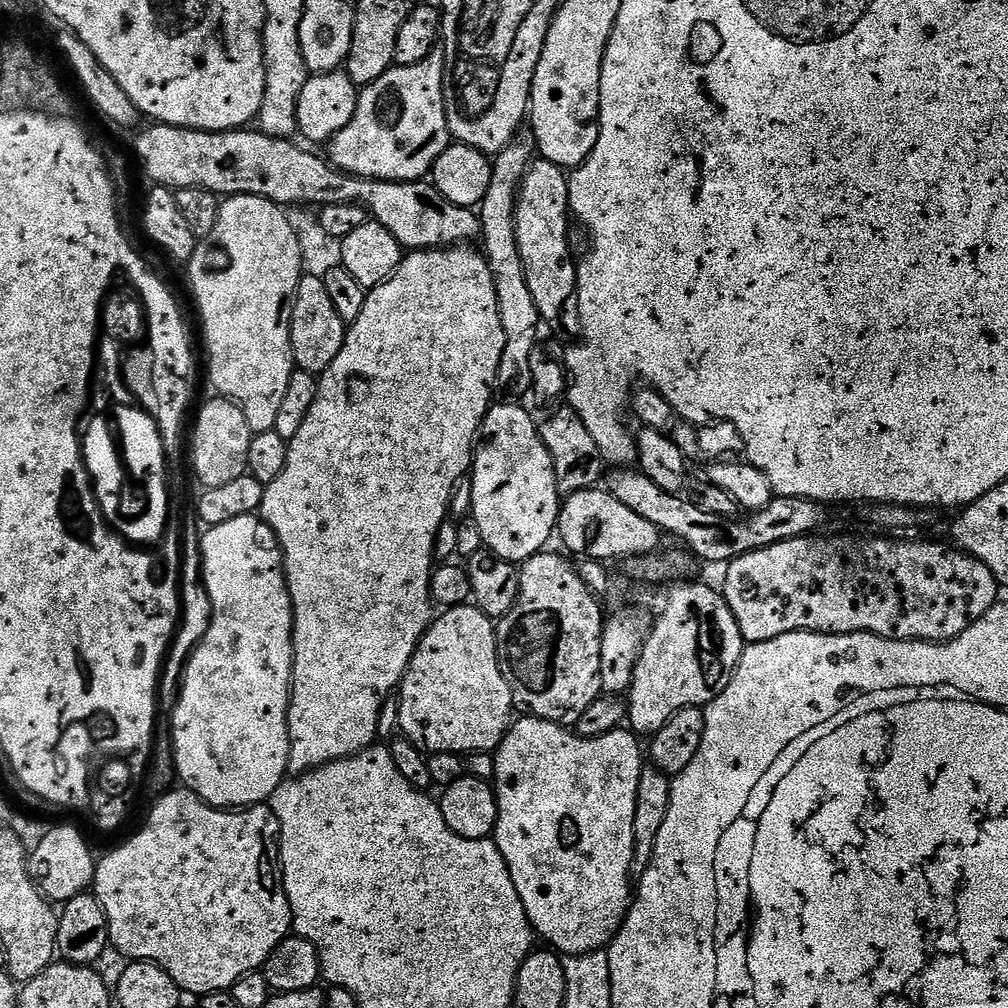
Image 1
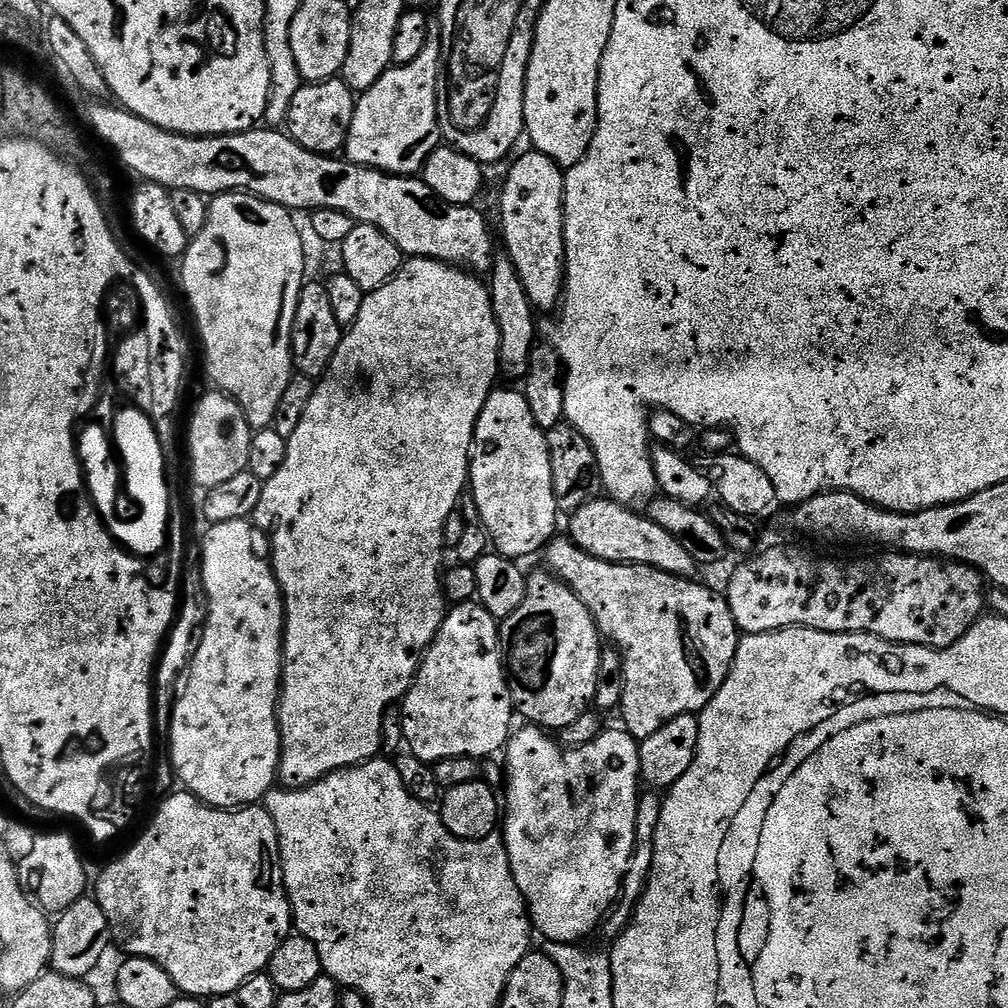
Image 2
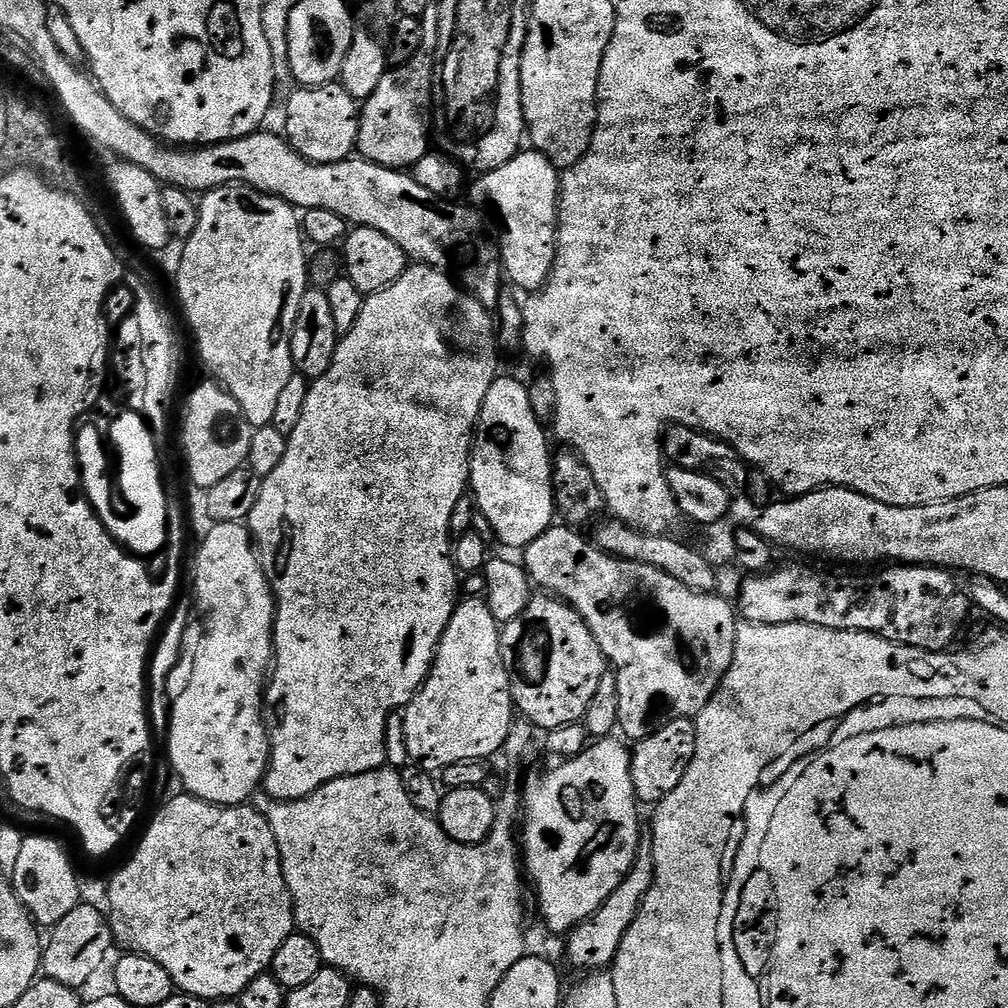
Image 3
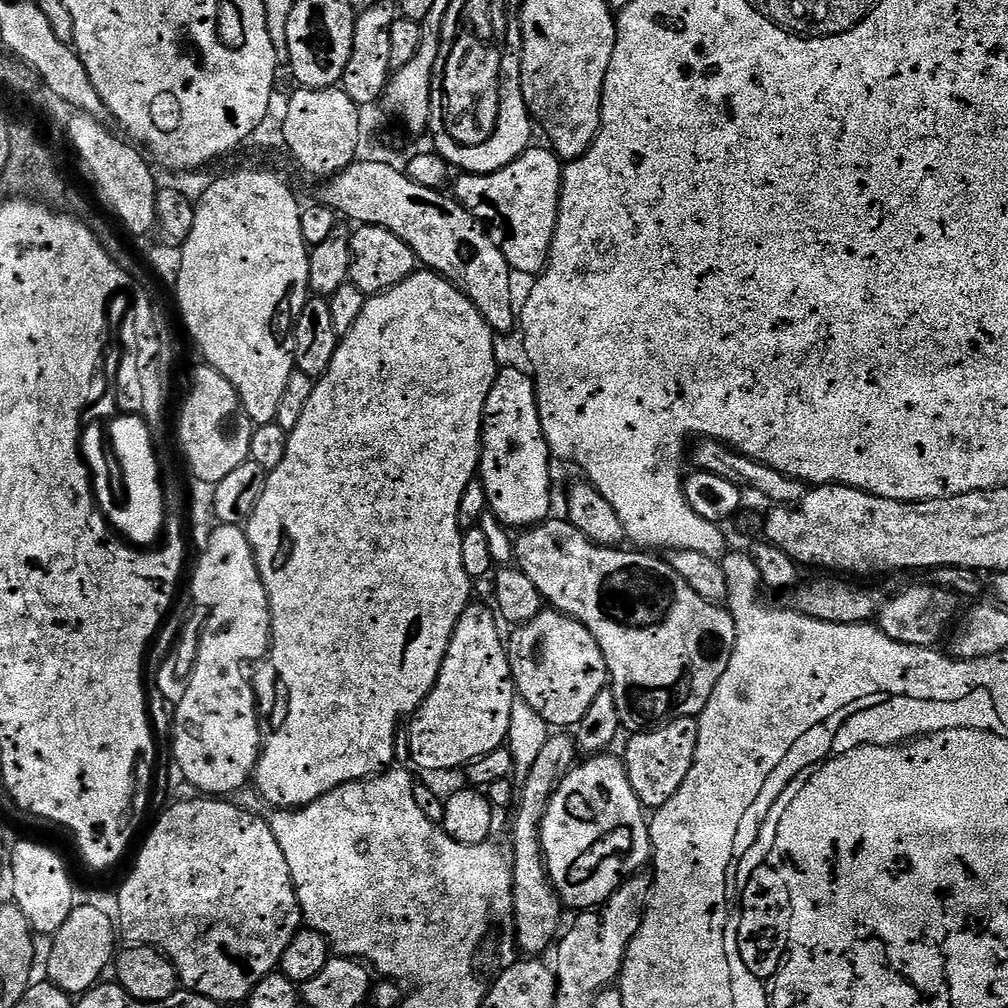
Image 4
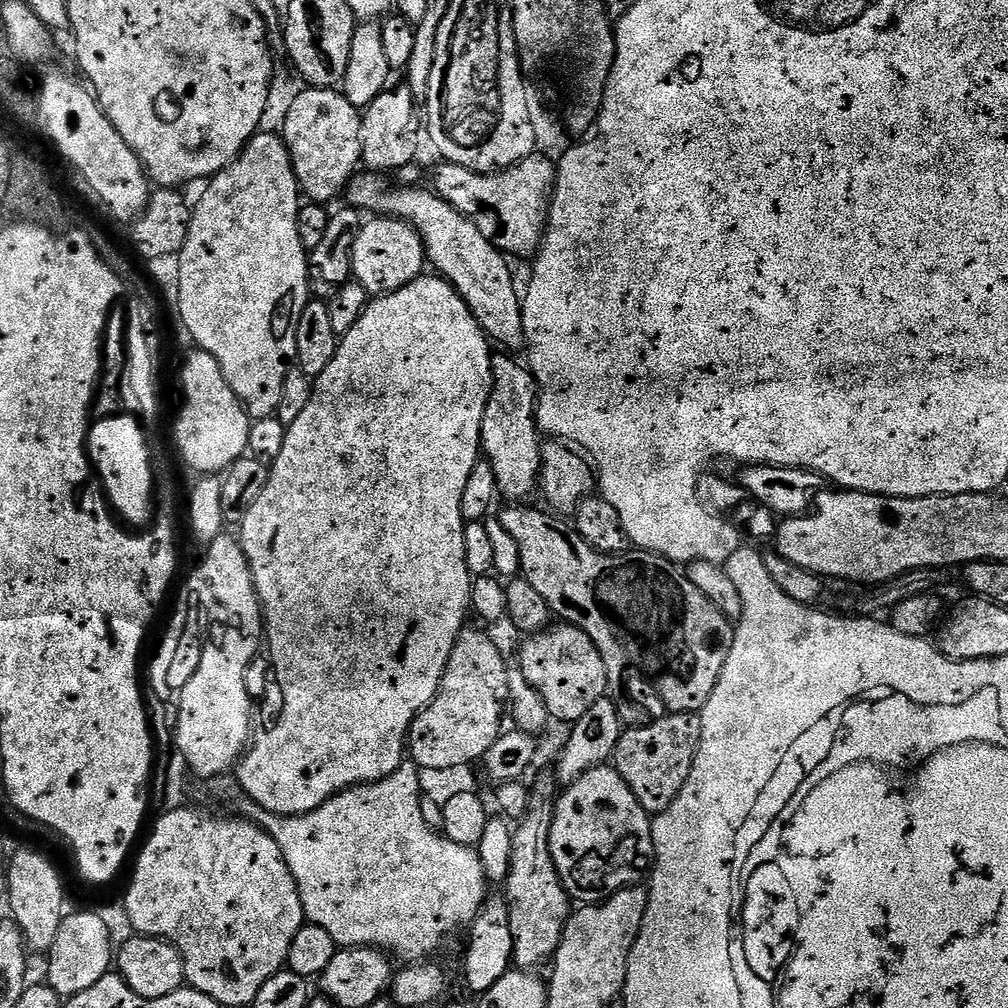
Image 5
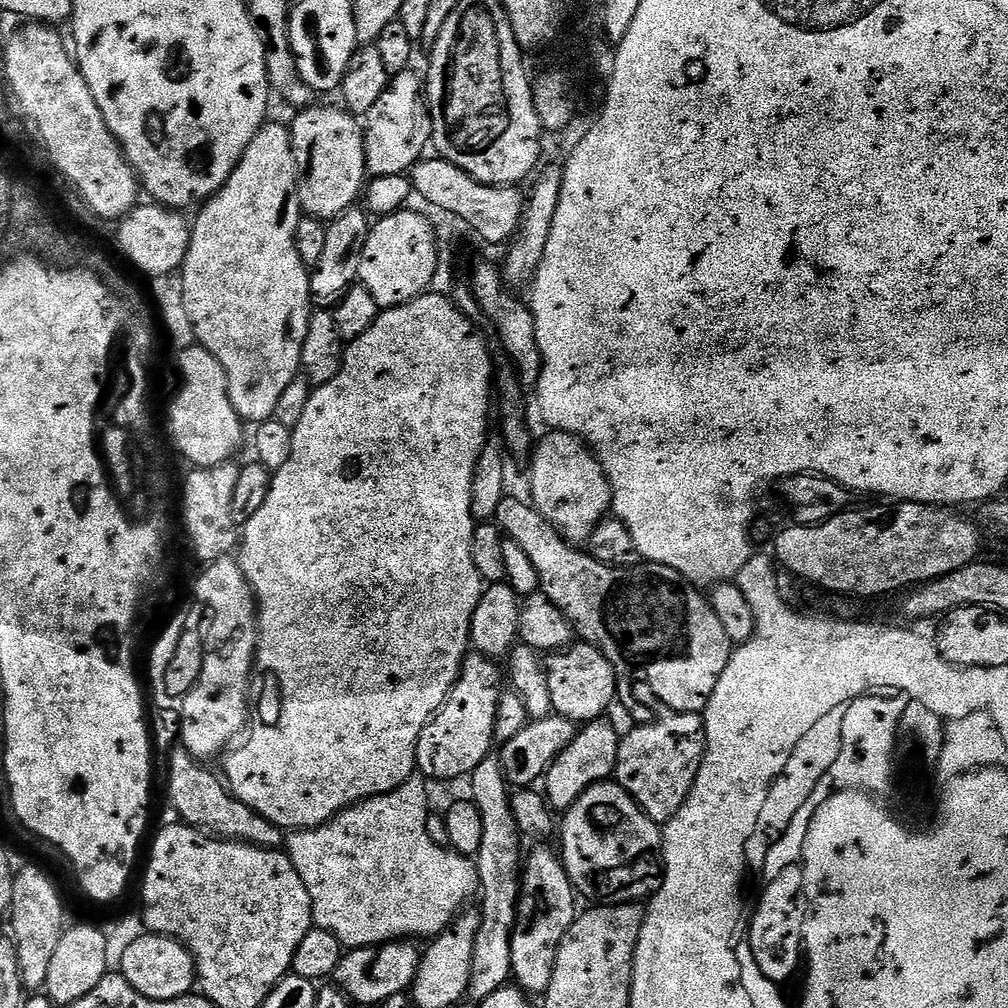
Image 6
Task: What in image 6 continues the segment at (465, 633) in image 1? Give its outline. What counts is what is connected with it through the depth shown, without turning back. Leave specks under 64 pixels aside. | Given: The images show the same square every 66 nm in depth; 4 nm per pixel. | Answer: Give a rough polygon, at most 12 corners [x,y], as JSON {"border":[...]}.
{"border":[[463,657],[418,734],[421,777],[467,776],[494,748],[500,676]]}

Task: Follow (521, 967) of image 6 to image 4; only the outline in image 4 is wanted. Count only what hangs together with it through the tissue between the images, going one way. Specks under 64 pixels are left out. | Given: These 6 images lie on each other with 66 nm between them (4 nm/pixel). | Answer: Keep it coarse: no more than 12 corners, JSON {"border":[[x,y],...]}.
{"border":[[575,735],[548,741],[512,820],[514,944],[536,958],[553,947],[562,905],[540,823],[578,763]]}

